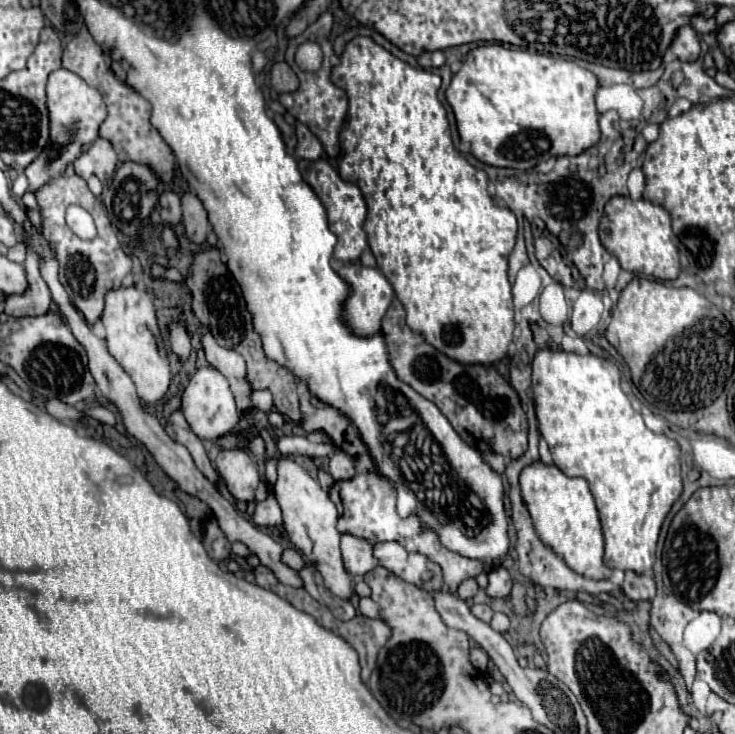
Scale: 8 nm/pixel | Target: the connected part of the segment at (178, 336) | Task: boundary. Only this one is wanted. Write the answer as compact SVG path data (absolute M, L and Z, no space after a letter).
M180 324L170 326L170 336L172 336L172 350L180 356L180 360L186 360L190 354L190 338Z

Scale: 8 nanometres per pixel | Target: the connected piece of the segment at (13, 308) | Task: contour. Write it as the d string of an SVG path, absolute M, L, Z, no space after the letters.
M24 230L20 232L20 240L26 246L24 268L26 268L26 278L28 278L30 288L22 296L8 296L4 312L12 314L12 316L40 316L40 314L46 314L52 306L50 290L40 276L38 256L36 256L34 248L30 246L30 238Z

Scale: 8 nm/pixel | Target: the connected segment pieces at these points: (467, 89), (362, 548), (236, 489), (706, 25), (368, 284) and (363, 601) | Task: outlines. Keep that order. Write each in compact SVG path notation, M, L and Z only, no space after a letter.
M486 44L468 52L462 68L446 88L446 100L454 112L462 142L472 146L472 156L490 166L530 170L552 156L576 156L600 140L598 112L594 94L598 78L590 72L589 62L572 56L540 54L519 46Z
M350 534L342 536L340 552L342 552L342 562L346 564L346 572L350 572L352 576L366 574L374 566L378 566L376 558L372 554L372 544L366 540L358 540Z
M222 450L216 458L216 470L220 472L226 488L236 500L250 502L260 484L256 462L244 450Z
M694 14L694 16L690 18L690 24L692 24L692 28L694 28L696 32L700 32L700 34L710 34L710 32L716 30L714 18L706 18L706 16L700 16L700 14Z
M360 262L342 266L338 270L338 274L350 284L350 290L352 290L350 298L344 304L344 318L350 324L350 328L360 336L372 336L372 334L380 332L382 316L386 314L386 310L394 298L394 290L392 290L390 282L386 280L386 276L382 276L382 272L378 268L366 268Z
M360 598L360 612L368 618L378 618L378 604L372 598Z

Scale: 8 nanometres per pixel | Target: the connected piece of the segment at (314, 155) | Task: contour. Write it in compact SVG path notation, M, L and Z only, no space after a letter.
M296 122L296 138L298 138L298 144L296 144L296 150L294 150L296 158L318 160L322 156L320 140L304 124Z

